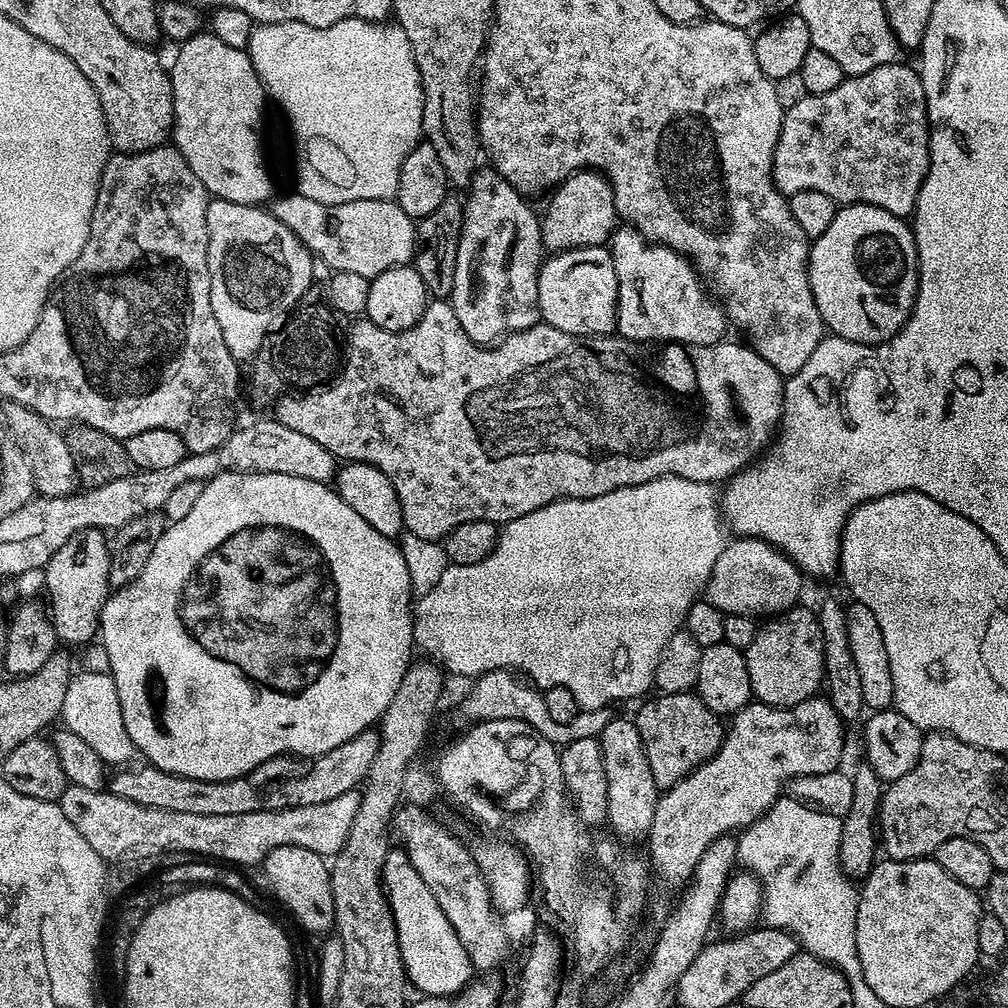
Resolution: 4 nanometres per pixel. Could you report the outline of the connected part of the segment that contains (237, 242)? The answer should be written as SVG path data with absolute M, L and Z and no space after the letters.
M215 198L209 199L208 209L206 210L206 230L208 231L208 265L210 266L210 306L212 307L212 313L214 318L218 318L218 327L222 330L222 338L225 340L230 354L236 357L237 361L244 362L247 356L248 359L255 357L265 338L287 322L294 309L303 300L306 289L313 287L312 264L314 265L314 257L307 246L289 228L282 226L282 222L278 222L278 218L274 218L271 211L264 206L239 204L238 202Z

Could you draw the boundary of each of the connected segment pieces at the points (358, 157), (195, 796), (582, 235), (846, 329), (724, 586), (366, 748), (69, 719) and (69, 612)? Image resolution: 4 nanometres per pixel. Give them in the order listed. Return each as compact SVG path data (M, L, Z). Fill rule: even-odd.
M346 18L342 22L334 22L334 26L315 28L302 22L278 22L277 24L256 24L252 29L252 37L248 43L248 57L254 62L254 70L264 83L271 103L284 111L288 119L288 128L292 131L292 152L296 155L296 184L295 191L306 198L314 198L314 202L323 204L341 204L355 200L390 200L398 190L398 174L402 170L402 162L416 144L421 143L424 127L424 95L422 82L418 74L418 66L414 62L414 50L410 50L410 38L404 31L392 22L373 22Z
M143 766L137 772L120 770L116 777L111 777L110 791L118 798L138 802L142 806L178 810L182 814L250 814L262 806L260 792L251 784L251 779L238 780L199 780L186 778L178 774L163 772L160 768Z
M595 170L576 172L565 178L551 196L552 201L548 209L542 212L540 221L540 236L549 253L567 252L569 248L588 248L592 244L604 246L611 241L612 233L618 227L618 217L614 190L604 173Z
M846 204L837 207L834 222L826 234L815 237L808 250L808 277L818 314L822 314L825 329L859 344L887 344L894 333L904 327L916 301L918 266L916 240L912 229L901 217L873 204Z
M741 536L732 538L725 543L722 554L718 554L718 562L714 562L712 573L708 579L706 598L719 612L725 614L742 614L753 618L771 618L787 612L788 609L797 607L801 603L800 587L803 586L805 577L796 563L781 552L779 548L760 539L759 536Z
M369 730L350 738L350 742L342 742L342 746L334 746L326 754L315 757L301 776L292 776L289 780L280 780L268 792L267 807L293 808L294 806L318 806L318 802L330 802L330 798L338 798L338 794L355 792L363 785L370 774L370 766L374 766L374 758L378 755L380 733Z
M83 670L77 671L70 686L66 686L66 699L62 702L59 719L64 720L63 727L67 731L83 738L98 753L98 758L104 760L105 765L124 766L132 755L137 755L138 749L132 743L126 730L126 722L122 718L122 702L118 702L118 686L111 672L94 674Z
M99 528L82 529L78 534L74 534L74 538L70 538L70 542L66 542L66 546L62 546L53 554L42 571L57 641L61 645L77 646L93 643L98 636L100 611L110 595L109 537Z

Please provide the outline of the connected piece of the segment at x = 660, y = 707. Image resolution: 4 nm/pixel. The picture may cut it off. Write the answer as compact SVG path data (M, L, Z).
M695 691L666 692L648 699L645 699L645 704L634 713L634 719L642 734L646 762L650 762L656 787L667 790L689 776L699 764L705 764L719 750L726 728L721 717L715 716Z

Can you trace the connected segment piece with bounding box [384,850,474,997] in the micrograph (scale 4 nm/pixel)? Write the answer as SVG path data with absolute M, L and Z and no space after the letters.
M389 850L384 863L384 891L388 893L388 905L396 923L400 957L409 985L425 996L453 997L473 979L474 969L466 954L466 946L458 938L454 926L442 914L442 906L434 902L430 886L418 878L418 870L403 850Z

